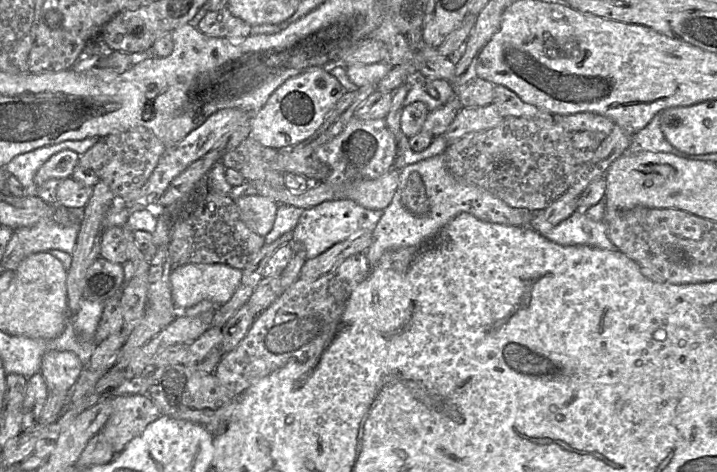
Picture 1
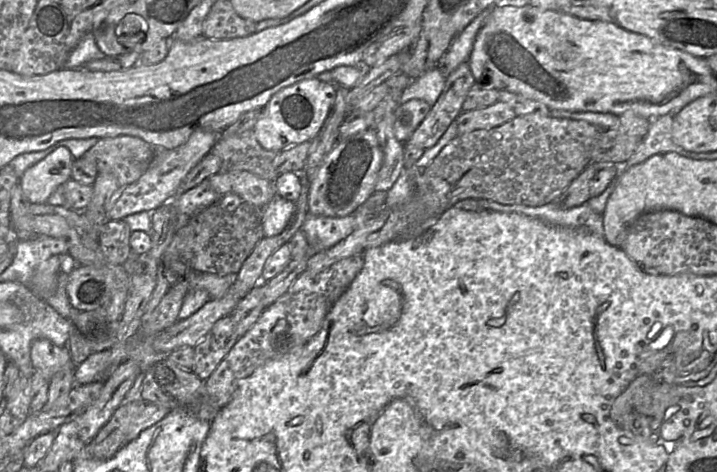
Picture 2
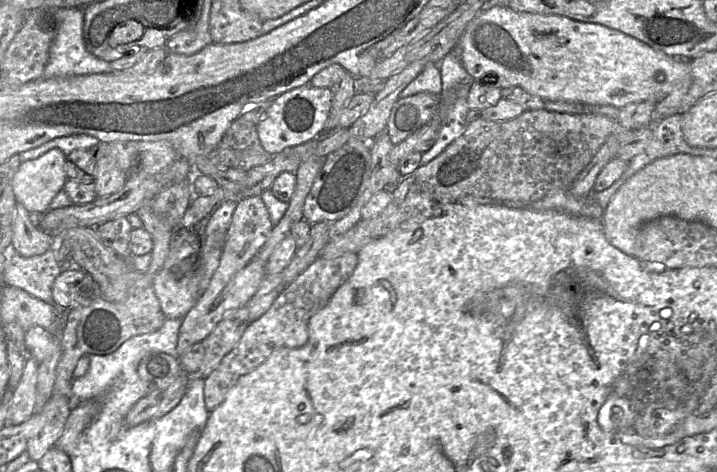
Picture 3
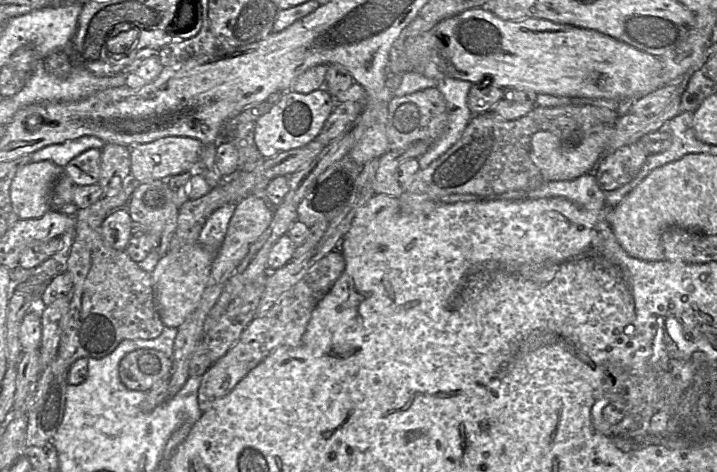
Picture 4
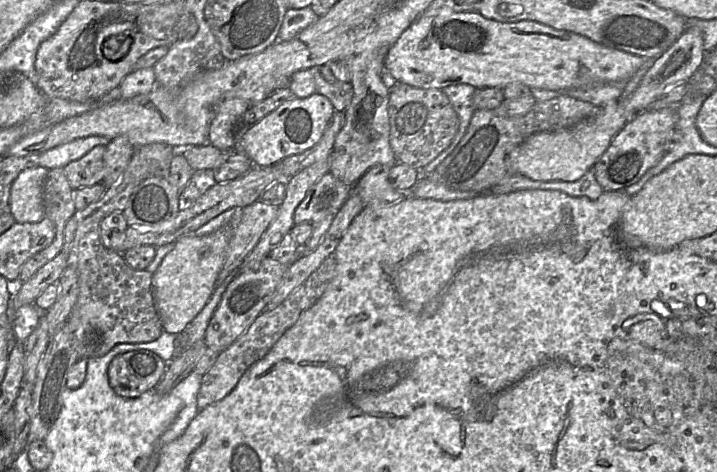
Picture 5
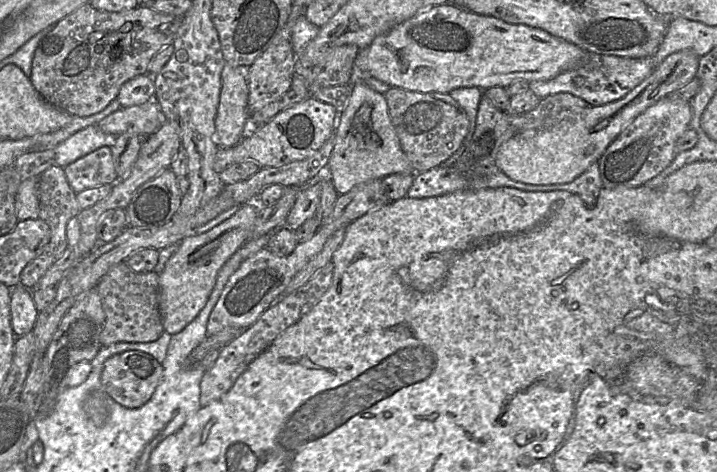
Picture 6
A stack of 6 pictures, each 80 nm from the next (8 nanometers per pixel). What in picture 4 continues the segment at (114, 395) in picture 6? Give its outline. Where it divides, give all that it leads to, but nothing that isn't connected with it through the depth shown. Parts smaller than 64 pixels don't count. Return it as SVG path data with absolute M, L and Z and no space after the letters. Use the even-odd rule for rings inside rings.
M155 349L127 353L119 364L119 377L129 390L148 392L158 381L169 378L172 358Z

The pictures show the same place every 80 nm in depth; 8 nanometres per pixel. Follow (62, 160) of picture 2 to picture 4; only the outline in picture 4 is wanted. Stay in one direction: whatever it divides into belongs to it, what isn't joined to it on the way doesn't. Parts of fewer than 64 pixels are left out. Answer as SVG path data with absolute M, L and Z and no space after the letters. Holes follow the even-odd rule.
M50 160L32 162L18 170L10 198L19 219L37 219L51 209L50 197L64 168Z

